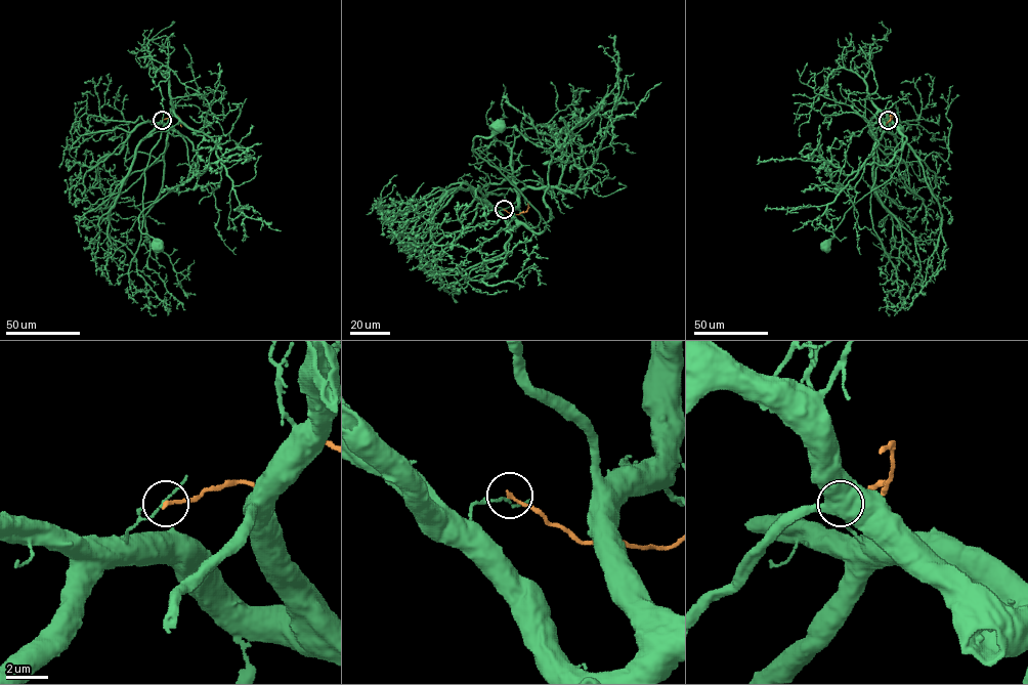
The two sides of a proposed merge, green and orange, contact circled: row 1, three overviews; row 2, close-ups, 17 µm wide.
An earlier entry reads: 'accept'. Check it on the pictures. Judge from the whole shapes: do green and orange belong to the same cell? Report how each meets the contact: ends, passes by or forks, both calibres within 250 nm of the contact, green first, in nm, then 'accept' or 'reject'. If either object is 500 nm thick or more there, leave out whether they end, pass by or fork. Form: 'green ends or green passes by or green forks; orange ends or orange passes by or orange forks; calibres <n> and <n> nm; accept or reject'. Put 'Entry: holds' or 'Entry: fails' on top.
Entry: fails
green passes by; orange ends; calibres 100 and 190 nm; reject

